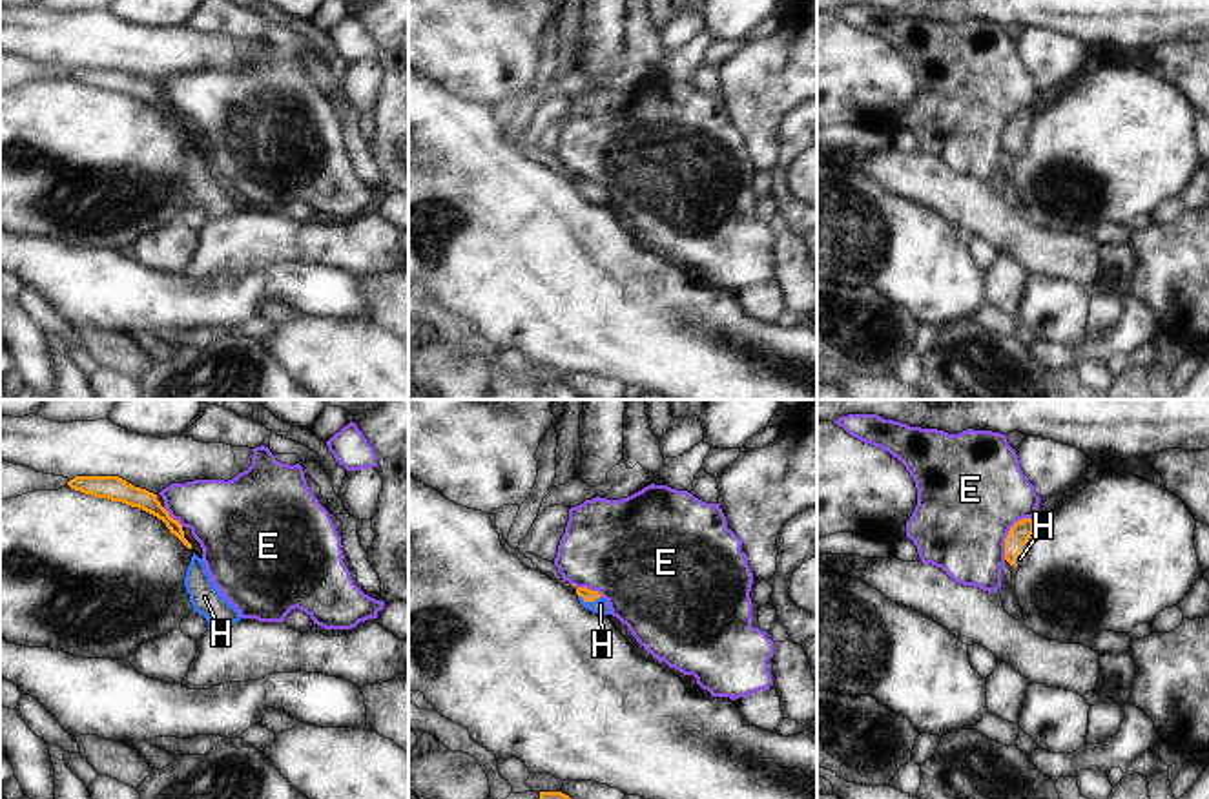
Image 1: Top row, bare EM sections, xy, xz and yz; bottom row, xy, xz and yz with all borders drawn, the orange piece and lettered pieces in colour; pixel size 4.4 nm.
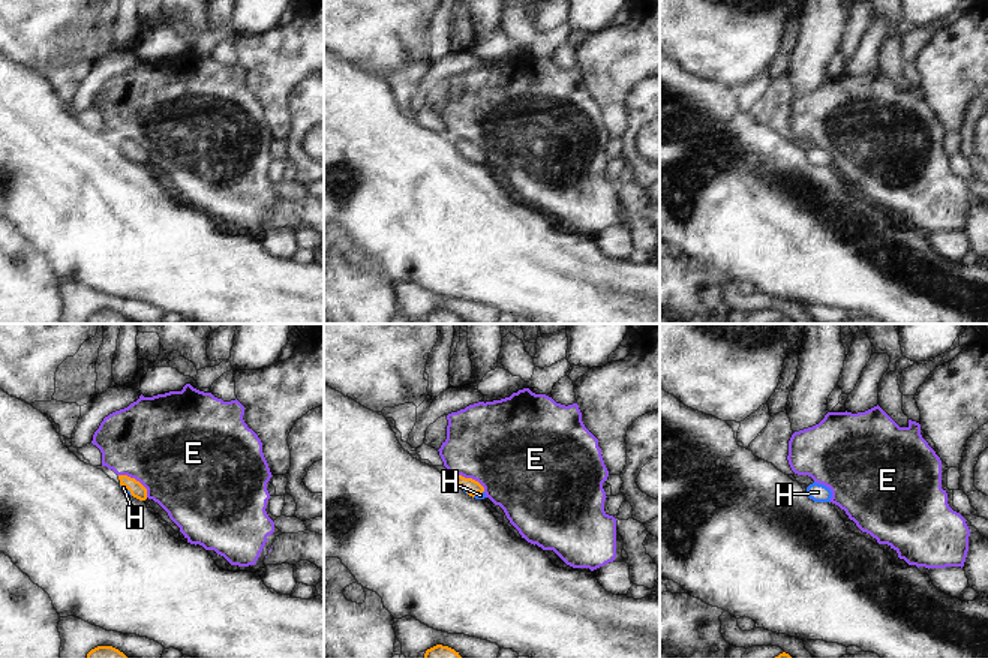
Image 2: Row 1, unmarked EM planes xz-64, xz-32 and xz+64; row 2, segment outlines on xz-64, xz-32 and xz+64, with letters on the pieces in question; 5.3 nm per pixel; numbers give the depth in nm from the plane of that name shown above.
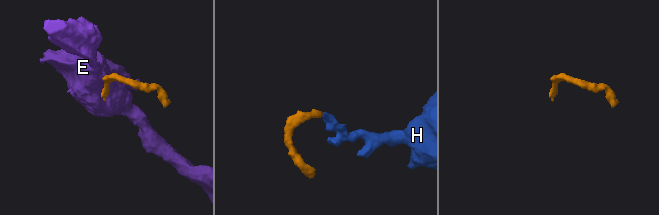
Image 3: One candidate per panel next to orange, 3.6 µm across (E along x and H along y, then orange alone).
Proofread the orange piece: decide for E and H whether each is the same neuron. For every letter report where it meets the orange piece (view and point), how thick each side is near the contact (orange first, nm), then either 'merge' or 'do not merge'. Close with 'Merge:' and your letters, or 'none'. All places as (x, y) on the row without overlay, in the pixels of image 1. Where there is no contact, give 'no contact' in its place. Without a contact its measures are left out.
E: contact yz (1009, 124); calibres 90 and 480 nm; do not merge
H: contact xz (589, 192); calibres 60 and 70 nm; merge
Merge: H

